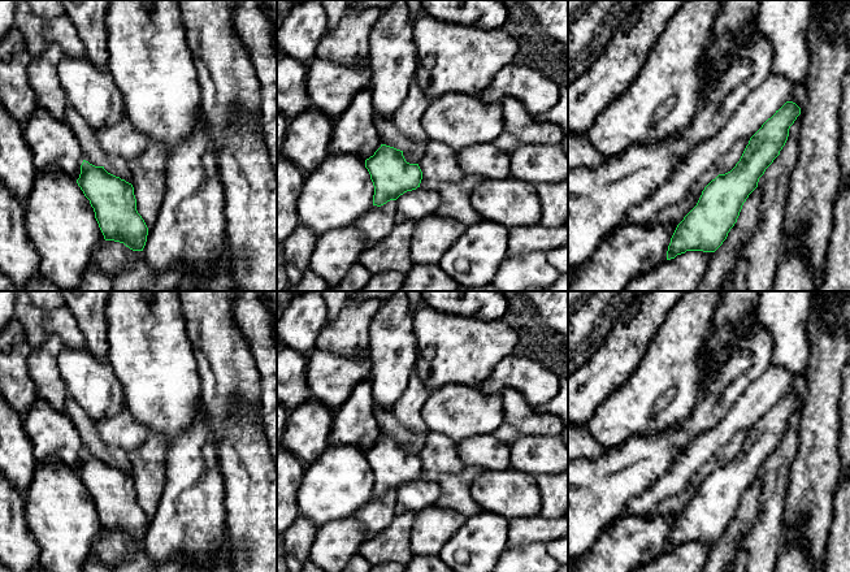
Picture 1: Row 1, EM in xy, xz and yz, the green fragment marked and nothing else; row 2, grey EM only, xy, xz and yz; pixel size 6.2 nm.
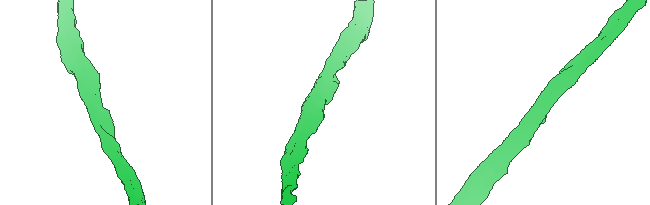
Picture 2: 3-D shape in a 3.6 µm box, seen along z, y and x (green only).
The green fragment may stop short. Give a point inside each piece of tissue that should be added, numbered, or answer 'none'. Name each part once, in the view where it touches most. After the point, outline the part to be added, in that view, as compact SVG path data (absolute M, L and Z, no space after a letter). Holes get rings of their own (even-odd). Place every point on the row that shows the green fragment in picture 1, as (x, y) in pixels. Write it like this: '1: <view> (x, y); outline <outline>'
none

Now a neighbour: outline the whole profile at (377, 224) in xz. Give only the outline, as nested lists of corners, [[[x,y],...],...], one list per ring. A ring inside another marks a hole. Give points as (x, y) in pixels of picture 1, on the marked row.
[[[390,200],[381,207],[373,205],[354,222],[354,226],[364,234],[365,248],[373,247],[390,235],[396,225],[395,212],[396,200]]]

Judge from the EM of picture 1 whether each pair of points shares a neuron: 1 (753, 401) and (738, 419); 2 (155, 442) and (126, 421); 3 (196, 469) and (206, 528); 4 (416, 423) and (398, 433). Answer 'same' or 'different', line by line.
1: same
2: different
3: same
4: different

